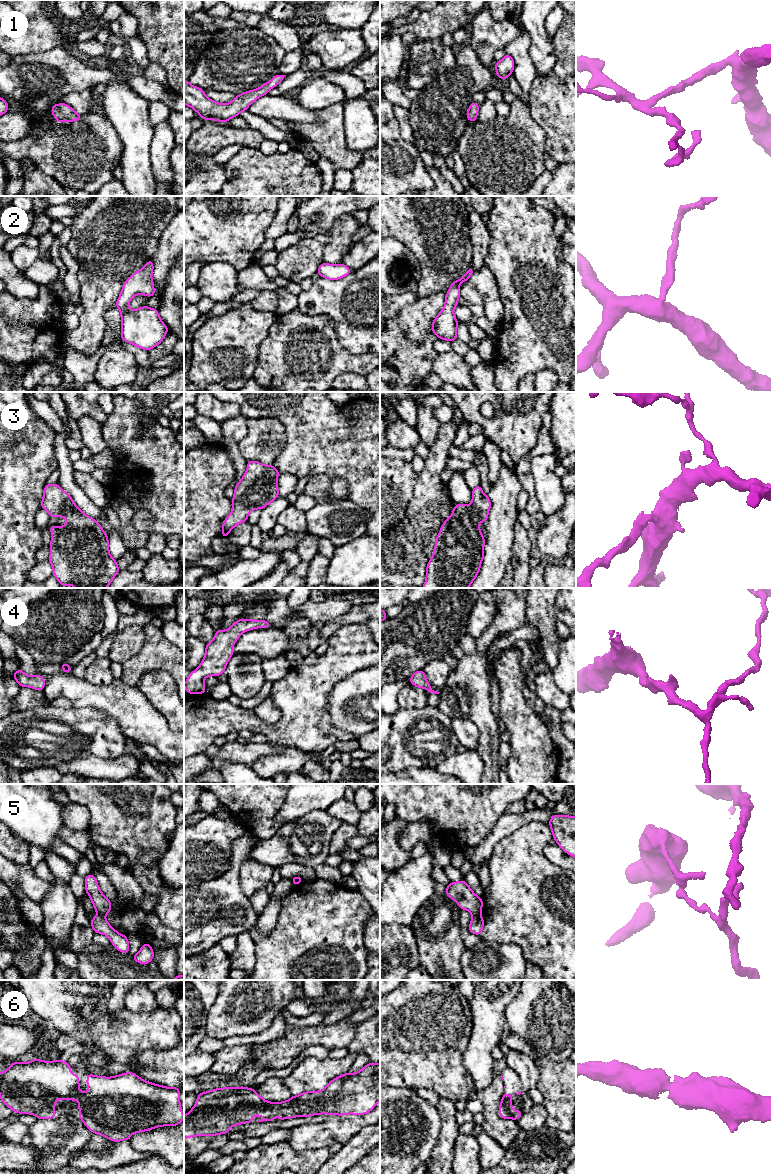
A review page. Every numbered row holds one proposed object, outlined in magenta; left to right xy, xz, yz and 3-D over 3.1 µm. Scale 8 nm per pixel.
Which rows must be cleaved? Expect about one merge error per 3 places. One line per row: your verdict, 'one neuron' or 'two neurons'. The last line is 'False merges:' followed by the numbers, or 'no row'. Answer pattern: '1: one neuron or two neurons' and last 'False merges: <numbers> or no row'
1: one neuron
2: one neuron
3: one neuron
4: one neuron
5: two neurons
6: one neuron
False merges: 5

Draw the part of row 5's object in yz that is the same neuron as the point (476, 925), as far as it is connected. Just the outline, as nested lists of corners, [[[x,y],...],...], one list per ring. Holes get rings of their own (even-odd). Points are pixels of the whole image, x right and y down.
[[[472,915],[468,930],[475,935],[480,935],[483,929],[483,925],[484,920],[481,915]]]

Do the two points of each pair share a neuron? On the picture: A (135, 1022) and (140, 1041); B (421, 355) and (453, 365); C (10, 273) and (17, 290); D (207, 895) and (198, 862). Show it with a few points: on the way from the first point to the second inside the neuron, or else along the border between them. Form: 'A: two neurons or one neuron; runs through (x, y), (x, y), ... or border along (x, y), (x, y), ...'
A: one neuron; runs through (135, 1027), (140, 1036)
B: two neurons; border along (438, 353), (433, 361), (432, 371)
C: one neuron; runs through (12, 277), (17, 286)
D: two neurons; border along (224, 872), (219, 876), (194, 885)

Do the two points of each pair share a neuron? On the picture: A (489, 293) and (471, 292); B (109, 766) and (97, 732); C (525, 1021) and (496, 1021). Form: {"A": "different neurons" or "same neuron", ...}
{"A": "same neuron", "B": "different neurons", "C": "different neurons"}

